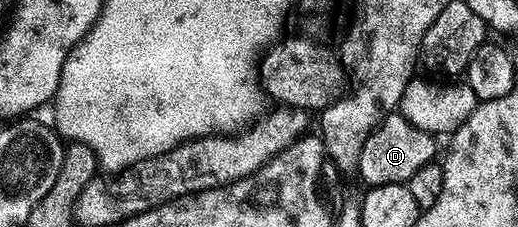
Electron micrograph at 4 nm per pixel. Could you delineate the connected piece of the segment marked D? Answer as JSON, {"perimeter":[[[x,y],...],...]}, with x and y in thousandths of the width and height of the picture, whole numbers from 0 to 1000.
{"perimeter":[[[772,493],[751,502],[736,533],[736,551],[701,630],[701,665],[693,683],[687,758],[707,802],[707,819],[757,815],[786,806],[793,771],[815,744],[819,727],[838,722],[844,674],[846,608],[834,586],[801,559]]]}

